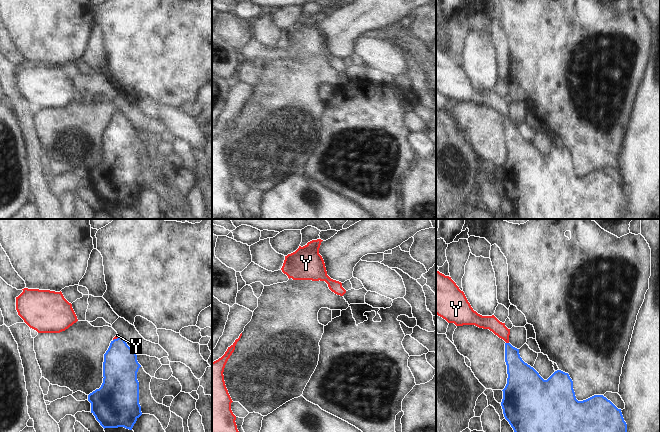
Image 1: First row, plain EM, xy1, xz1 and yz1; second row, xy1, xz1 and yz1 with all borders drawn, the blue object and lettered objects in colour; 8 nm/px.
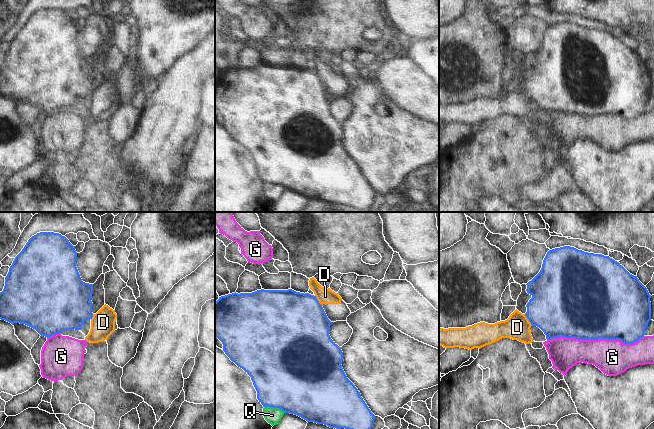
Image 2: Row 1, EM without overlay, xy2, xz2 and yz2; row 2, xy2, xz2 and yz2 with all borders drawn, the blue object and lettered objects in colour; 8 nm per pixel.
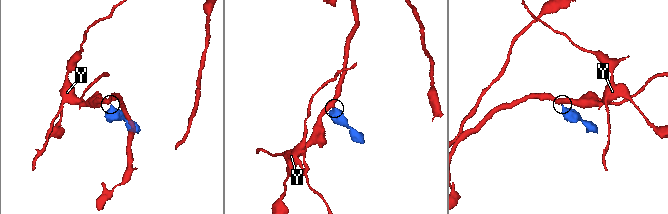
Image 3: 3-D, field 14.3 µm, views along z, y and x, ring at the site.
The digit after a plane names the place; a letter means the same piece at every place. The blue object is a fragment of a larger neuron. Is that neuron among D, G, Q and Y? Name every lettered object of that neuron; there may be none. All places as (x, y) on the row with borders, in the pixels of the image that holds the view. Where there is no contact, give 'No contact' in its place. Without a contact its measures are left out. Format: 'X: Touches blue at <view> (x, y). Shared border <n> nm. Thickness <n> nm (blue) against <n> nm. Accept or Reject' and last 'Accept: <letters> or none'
D: Touches blue at yz2 (528, 319). Shared border 120 nm. Thickness 440 nm (blue) against 200 nm. Reject
G: Touches blue at yz2 (595, 339). Shared border 800 nm. Thickness 500 nm (blue) against 280 nm. Reject
Q: Touches blue at xz2 (275, 407). Shared border 180 nm. Thickness 500 nm (blue) against 130 nm. Reject
Y: Touches blue at yz1 (507, 343). Shared border 30 nm. Thickness 180 nm (blue) against 110 nm. Accept
Accept: Y

